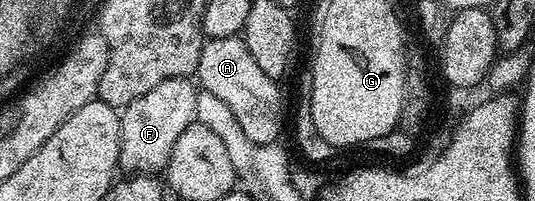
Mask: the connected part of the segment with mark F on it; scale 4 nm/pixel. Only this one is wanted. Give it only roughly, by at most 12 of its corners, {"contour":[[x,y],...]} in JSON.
{"contour":[[171,79],[119,112],[119,166],[163,172],[197,122],[197,84]]}

